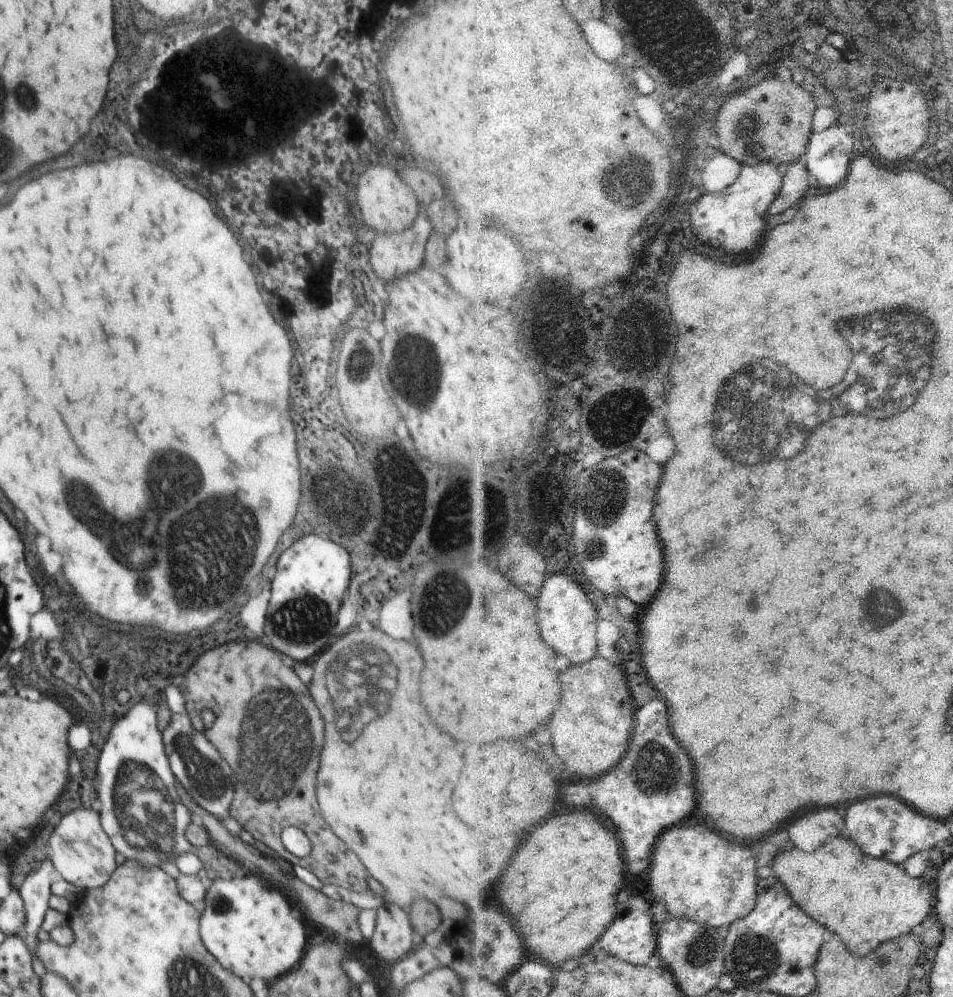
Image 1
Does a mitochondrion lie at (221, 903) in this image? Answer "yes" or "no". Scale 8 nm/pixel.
yes

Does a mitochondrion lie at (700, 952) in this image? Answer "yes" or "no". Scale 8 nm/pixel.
yes

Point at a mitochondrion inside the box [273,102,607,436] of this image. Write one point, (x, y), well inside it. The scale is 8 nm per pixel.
(419, 381)

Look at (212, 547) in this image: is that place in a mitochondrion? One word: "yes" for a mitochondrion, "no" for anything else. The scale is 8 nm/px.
yes

